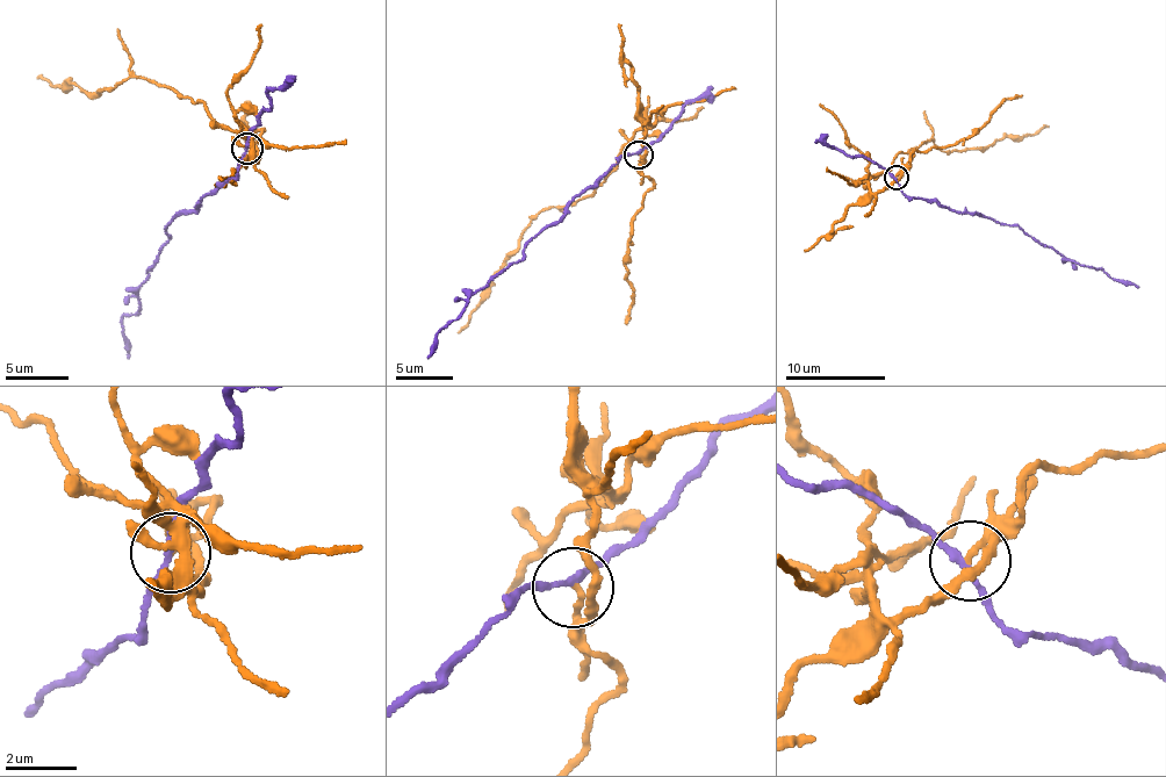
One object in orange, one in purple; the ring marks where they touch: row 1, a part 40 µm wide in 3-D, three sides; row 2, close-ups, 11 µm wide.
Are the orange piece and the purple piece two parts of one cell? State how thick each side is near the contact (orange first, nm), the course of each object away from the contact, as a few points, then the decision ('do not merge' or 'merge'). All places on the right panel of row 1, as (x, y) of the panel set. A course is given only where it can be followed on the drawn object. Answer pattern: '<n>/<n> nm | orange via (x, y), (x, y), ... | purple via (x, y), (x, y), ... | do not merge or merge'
160/150 nm | orange via (895, 178), (880, 192), (869, 188), (869, 175), (923, 143), (977, 149), (1048, 126) | purple via (895, 178), (908, 196), (1016, 224), (1069, 261), (1139, 287) | do not merge

